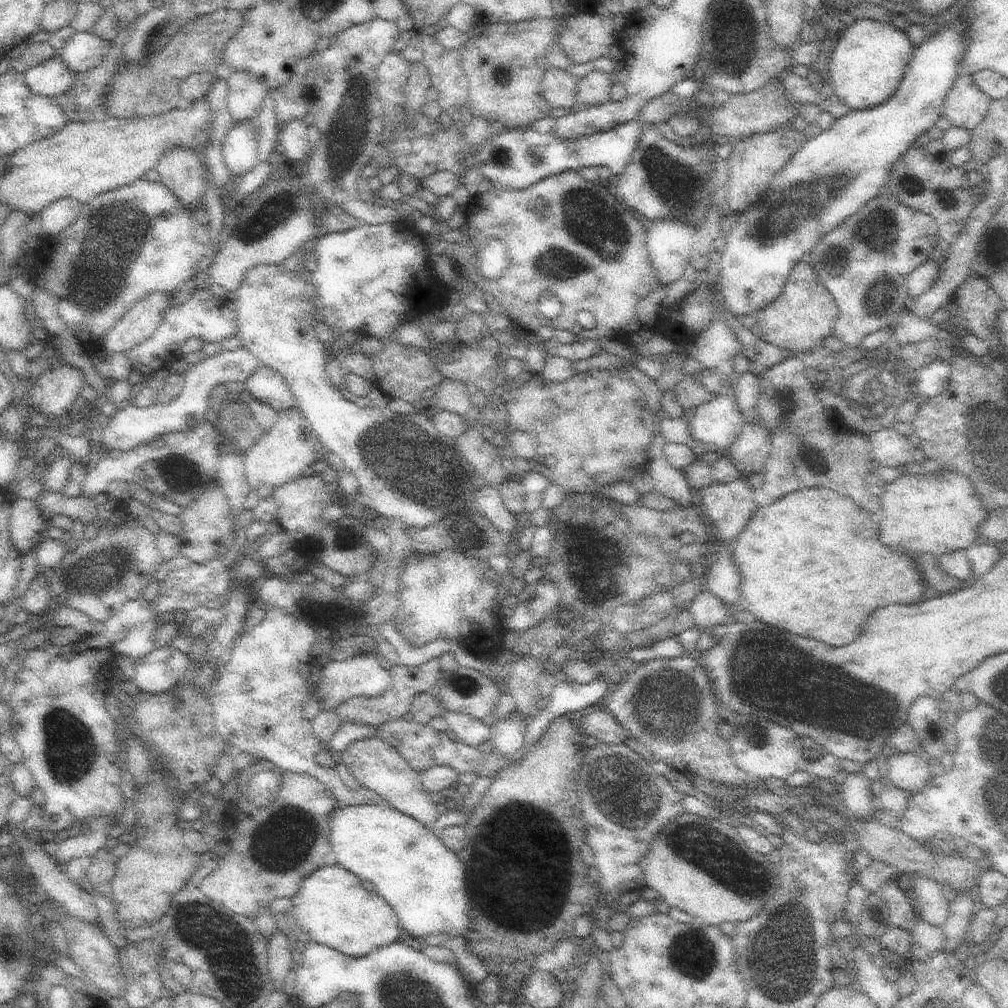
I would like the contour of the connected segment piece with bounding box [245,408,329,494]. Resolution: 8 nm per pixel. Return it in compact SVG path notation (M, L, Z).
M289 408L285 412L277 412L277 420L269 432L265 432L253 448L245 452L245 478L249 484L249 492L257 492L259 486L277 490L297 478L303 476L303 470L319 464L321 460L329 460L325 446L313 432L311 424L303 416L299 408Z

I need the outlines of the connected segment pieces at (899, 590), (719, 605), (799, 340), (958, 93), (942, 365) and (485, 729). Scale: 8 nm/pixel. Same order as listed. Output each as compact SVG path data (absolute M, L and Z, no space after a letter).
M805 488L801 492L793 492L793 494L787 494L783 498L779 498L775 504L771 506L763 506L763 508L757 508L755 514L749 518L749 524L743 528L743 532L739 536L733 538L735 546L733 546L733 558L741 570L741 606L743 610L749 610L755 618L759 618L761 622L765 624L771 624L771 626L777 626L777 628L783 628L783 630L789 630L793 634L799 634L799 636L811 636L811 638L817 638L825 644L831 644L831 646L845 646L849 644L853 638L859 636L859 630L861 626L865 624L867 616L875 610L875 608L881 608L881 606L887 606L887 604L913 604L913 602L919 602L925 594L931 596L931 586L925 584L921 572L917 572L917 566L913 564L913 560L909 556L903 556L895 550L889 550L885 544L879 542L879 536L877 536L877 526L875 524L877 520L871 520L871 512L869 510L863 510L859 504L855 504L853 500L849 500L847 496L841 496L833 490L825 490L825 488Z
M709 590L701 592L691 608L687 610L689 616L693 618L693 624L697 628L703 628L705 632L711 628L711 626L717 626L717 624L731 624L733 622L733 616L727 614L727 604L723 604L721 598L717 598L715 594L711 594Z
M799 262L785 284L783 294L767 308L757 314L757 332L763 340L779 346L781 350L811 352L817 348L827 348L825 338L831 338L835 322L839 318L839 306L823 286L819 276L811 270L809 262Z
M957 76L943 106L943 116L951 122L951 126L975 130L987 116L991 106L991 98L981 92L971 76Z
M935 358L931 364L927 364L917 372L915 380L917 394L923 394L931 400L949 386L949 378L951 378L951 364L943 362L941 358Z
M445 712L443 718L459 742L473 746L473 748L487 746L487 740L491 734L491 728L487 726L487 722L477 720L469 714L459 714L459 712Z

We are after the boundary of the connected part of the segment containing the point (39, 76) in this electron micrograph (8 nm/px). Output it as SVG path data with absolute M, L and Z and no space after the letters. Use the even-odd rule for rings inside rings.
M57 54L51 60L35 68L29 68L23 76L31 92L41 96L51 96L51 98L59 98L61 94L69 92L77 80L75 72Z

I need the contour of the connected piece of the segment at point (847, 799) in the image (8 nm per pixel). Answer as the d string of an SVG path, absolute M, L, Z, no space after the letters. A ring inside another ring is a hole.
M863 772L847 774L847 778L841 784L841 796L845 810L851 812L851 816L857 818L869 818L875 812L877 798L869 792L871 780Z

